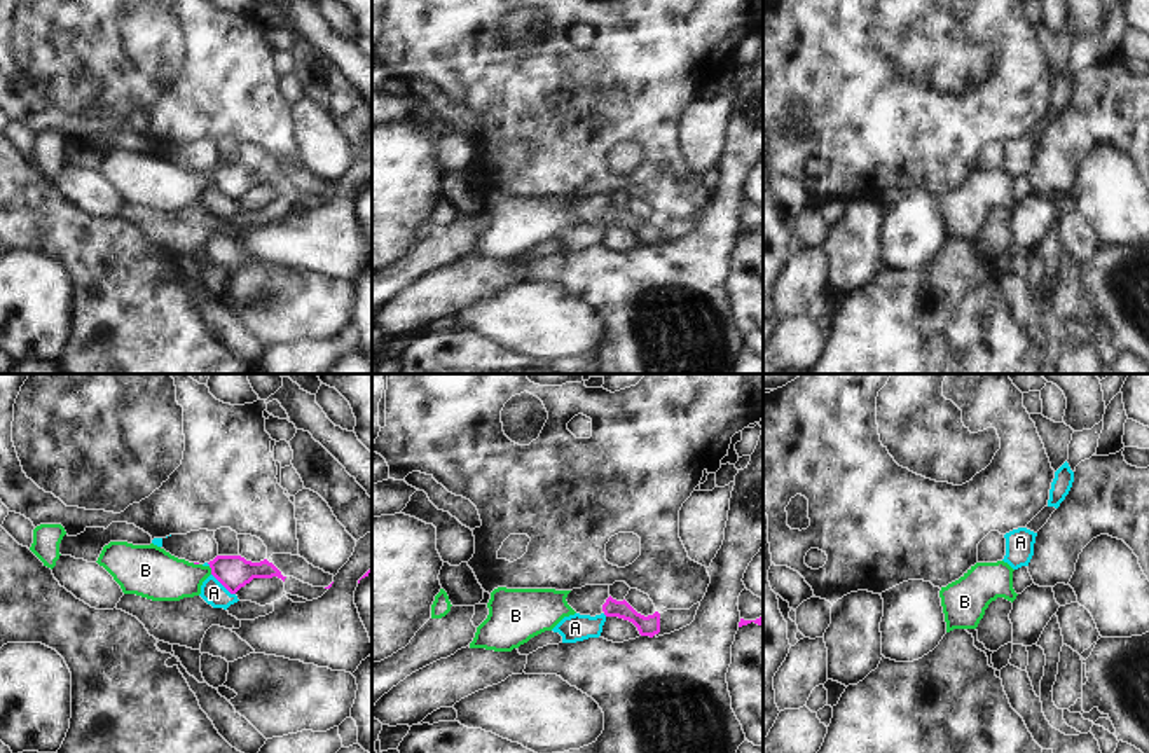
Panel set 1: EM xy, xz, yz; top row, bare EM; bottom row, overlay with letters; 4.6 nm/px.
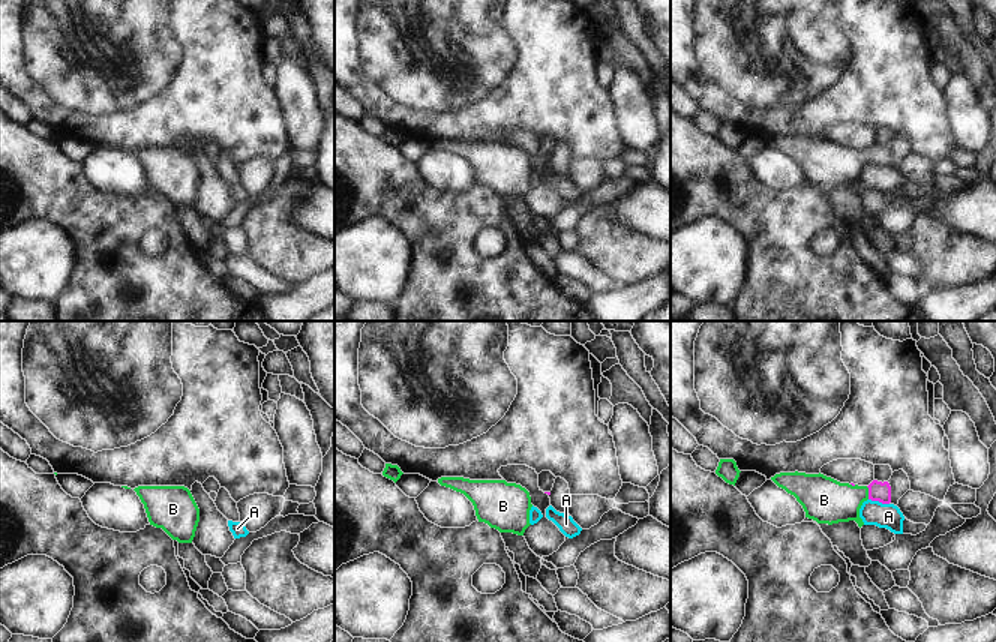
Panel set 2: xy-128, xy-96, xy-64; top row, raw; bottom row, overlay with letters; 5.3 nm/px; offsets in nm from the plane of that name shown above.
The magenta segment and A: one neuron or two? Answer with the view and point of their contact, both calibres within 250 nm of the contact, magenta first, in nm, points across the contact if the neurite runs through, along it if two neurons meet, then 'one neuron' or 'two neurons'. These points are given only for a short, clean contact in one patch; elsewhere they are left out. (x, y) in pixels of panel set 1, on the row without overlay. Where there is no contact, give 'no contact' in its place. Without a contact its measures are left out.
contact xy (224, 194); calibres 160 and 110 nm; border xy (212, 182), (234, 203); two neurons

